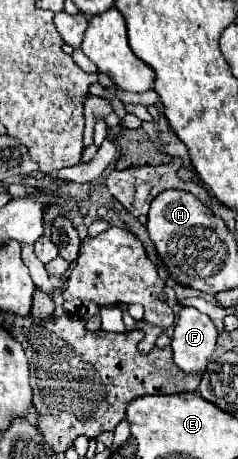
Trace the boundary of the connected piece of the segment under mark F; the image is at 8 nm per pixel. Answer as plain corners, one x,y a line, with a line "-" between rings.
184,306
178,314
172,338
174,362
190,374
204,374
216,350
218,330
214,322
196,308

